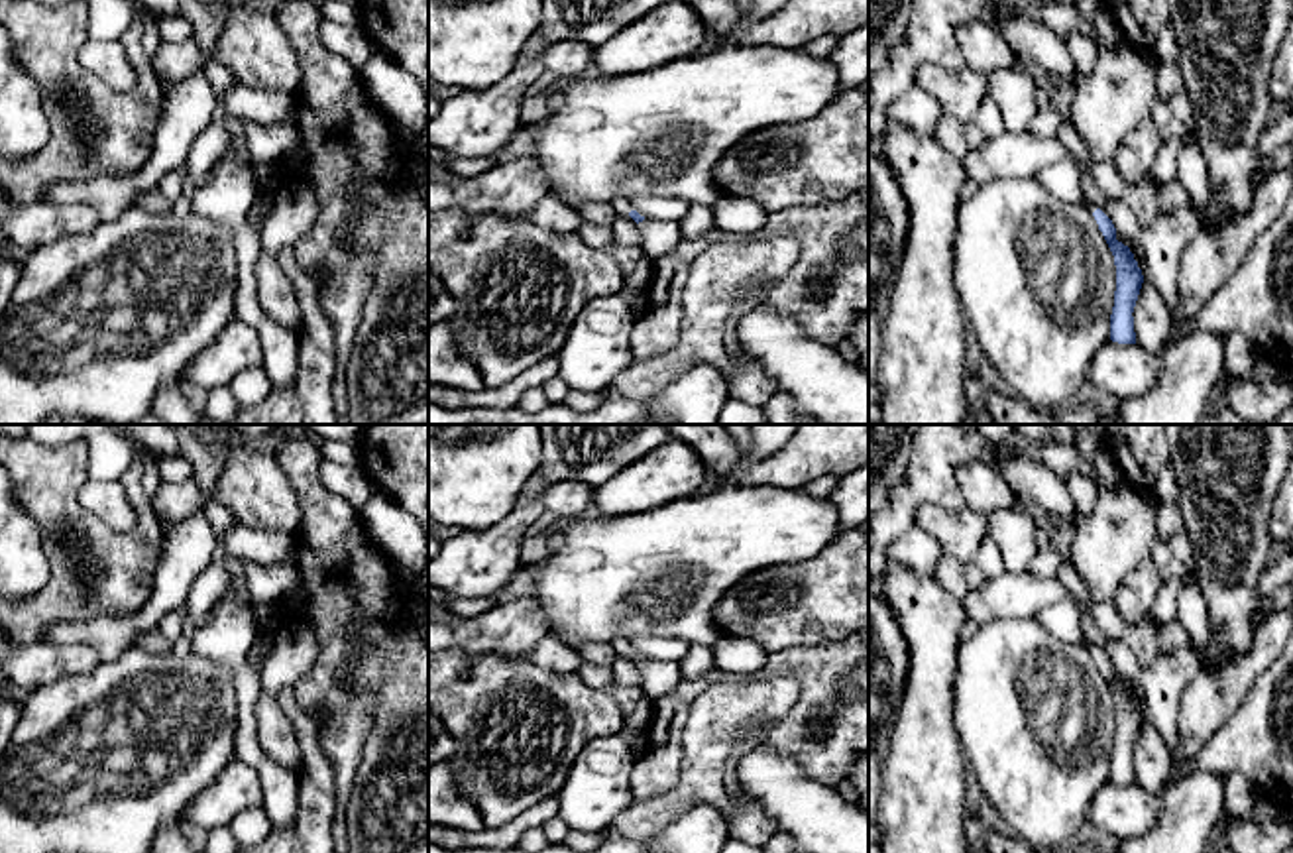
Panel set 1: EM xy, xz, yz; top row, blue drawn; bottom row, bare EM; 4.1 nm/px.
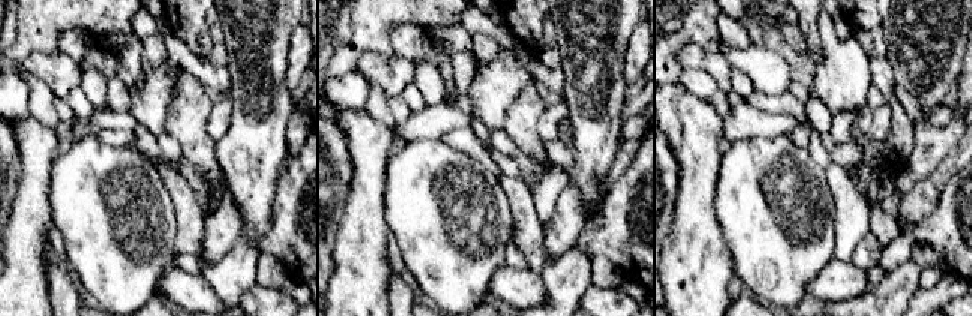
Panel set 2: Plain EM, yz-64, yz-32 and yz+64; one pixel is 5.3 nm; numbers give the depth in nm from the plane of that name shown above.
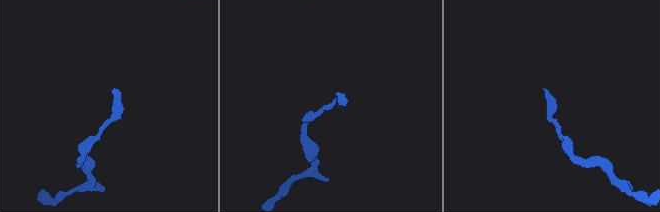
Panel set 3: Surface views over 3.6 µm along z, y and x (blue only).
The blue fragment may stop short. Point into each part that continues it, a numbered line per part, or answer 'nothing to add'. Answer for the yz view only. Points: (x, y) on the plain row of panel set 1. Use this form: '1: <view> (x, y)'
1: yz (1064, 622)

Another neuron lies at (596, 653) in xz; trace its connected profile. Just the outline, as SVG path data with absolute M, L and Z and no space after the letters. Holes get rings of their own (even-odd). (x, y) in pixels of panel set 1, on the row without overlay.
M586 643L580 649L580 654L584 656L586 662L599 664L599 666L611 666L617 656L617 651L611 645Z

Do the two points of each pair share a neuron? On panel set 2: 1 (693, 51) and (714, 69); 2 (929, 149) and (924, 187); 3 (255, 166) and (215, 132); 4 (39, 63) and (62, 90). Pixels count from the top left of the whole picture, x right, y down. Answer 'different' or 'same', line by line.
1: same
2: different
3: different
4: same

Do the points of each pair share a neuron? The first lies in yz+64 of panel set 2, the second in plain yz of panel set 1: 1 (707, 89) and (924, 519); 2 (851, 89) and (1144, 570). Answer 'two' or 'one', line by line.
1: two
2: two

